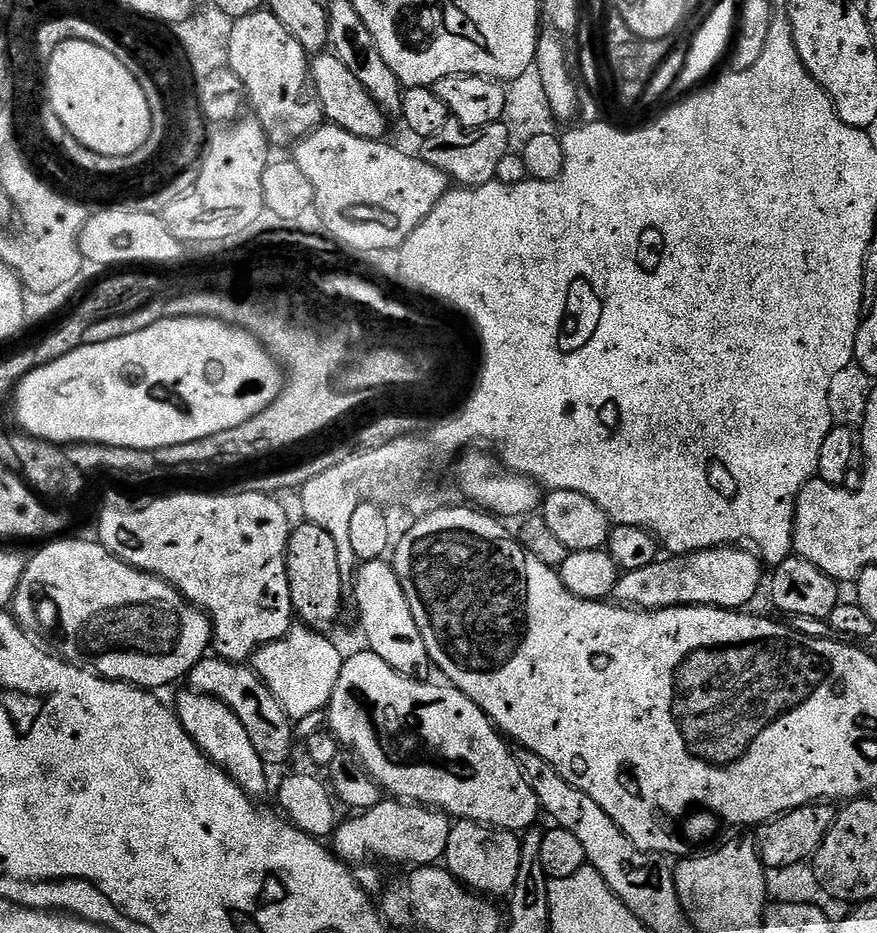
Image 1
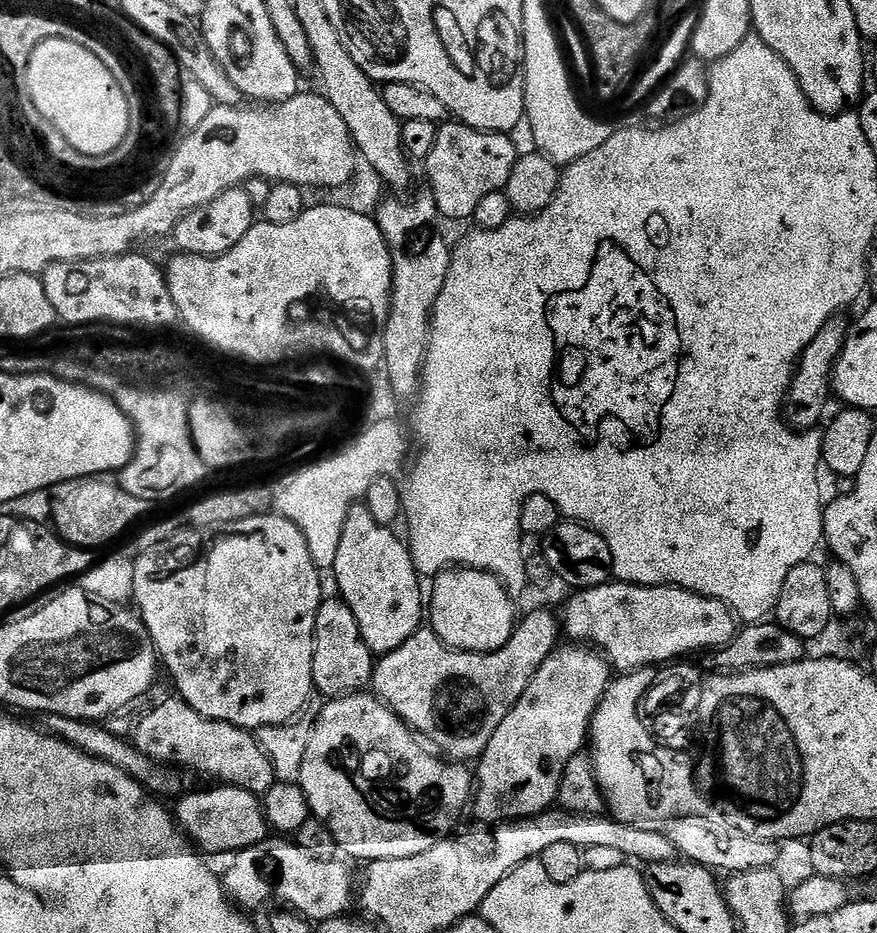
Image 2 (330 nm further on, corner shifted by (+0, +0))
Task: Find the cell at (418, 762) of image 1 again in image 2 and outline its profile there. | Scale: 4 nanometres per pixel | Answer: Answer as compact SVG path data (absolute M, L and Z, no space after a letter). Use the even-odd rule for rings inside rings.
M353 694L351 696L341 696L339 698L332 698L327 701L328 704L324 709L320 712L320 717L315 717L312 732L308 734L308 745L306 746L306 758L302 758L302 762L300 763L300 778L299 778L299 786L306 794L306 798L308 799L308 811L311 813L315 819L319 820L321 824L325 824L327 828L330 830L330 834L334 838L334 842L336 843L337 849L345 857L353 856L356 860L364 860L363 862L371 862L373 860L397 860L398 858L414 858L418 854L426 854L426 850L430 850L434 845L440 843L442 840L449 839L453 835L454 829L452 827L456 824L456 815L459 814L460 811L463 810L464 807L469 807L470 797L474 792L474 776L471 771L467 772L465 765L460 762L449 762L447 759L441 758L439 755L433 754L421 741L418 739L417 733L413 732L411 728L408 727L407 724L404 723L403 720L400 719L399 716L396 715L395 712L391 712L388 708L388 705L384 703L383 700L377 698L372 694Z

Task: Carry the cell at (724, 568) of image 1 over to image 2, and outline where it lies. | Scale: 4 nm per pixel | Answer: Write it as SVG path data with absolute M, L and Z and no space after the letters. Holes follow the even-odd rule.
M566 644L555 650L538 668L522 698L502 718L498 730L494 730L494 738L480 755L474 780L478 787L474 792L474 808L476 816L485 820L485 825L495 826L505 822L530 820L549 811L557 803L560 794L562 774L570 762L570 758L581 755L583 746L590 736L592 715L598 710L605 691L612 681L612 667L601 653L580 644Z

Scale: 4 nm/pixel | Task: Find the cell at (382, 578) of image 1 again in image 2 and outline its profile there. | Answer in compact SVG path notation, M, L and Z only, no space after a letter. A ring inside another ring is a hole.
M364 503L352 505L342 526L338 558L331 569L340 587L339 595L358 618L362 638L377 657L398 650L402 642L421 631L420 619L426 616L426 596L420 593L422 578L416 573L409 545L394 533L392 528L374 522Z

